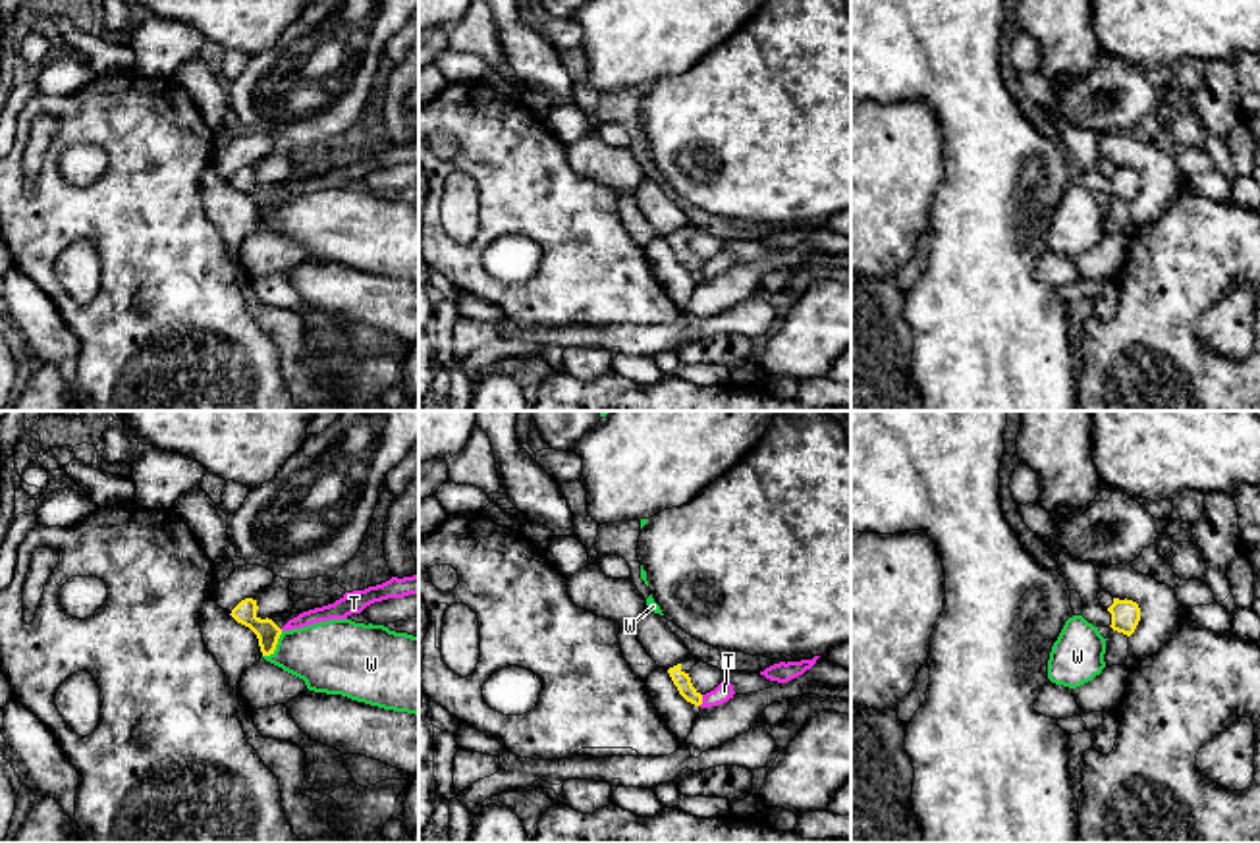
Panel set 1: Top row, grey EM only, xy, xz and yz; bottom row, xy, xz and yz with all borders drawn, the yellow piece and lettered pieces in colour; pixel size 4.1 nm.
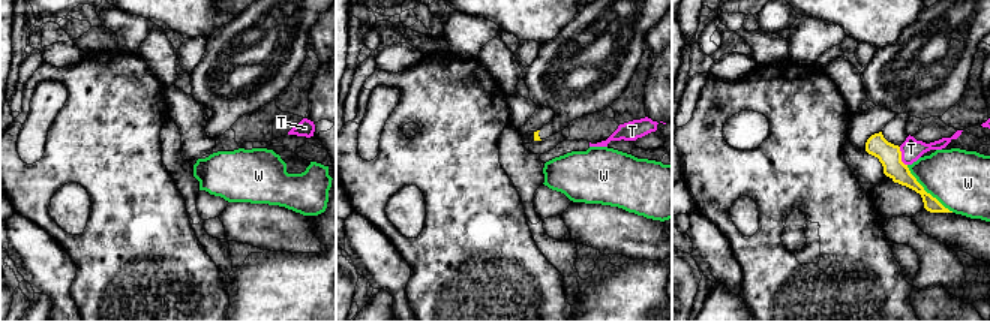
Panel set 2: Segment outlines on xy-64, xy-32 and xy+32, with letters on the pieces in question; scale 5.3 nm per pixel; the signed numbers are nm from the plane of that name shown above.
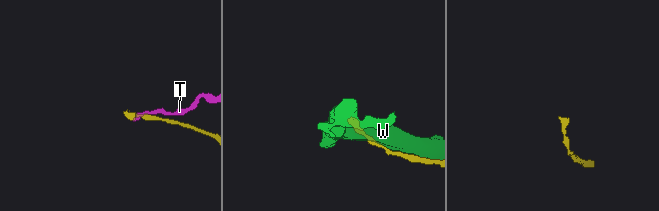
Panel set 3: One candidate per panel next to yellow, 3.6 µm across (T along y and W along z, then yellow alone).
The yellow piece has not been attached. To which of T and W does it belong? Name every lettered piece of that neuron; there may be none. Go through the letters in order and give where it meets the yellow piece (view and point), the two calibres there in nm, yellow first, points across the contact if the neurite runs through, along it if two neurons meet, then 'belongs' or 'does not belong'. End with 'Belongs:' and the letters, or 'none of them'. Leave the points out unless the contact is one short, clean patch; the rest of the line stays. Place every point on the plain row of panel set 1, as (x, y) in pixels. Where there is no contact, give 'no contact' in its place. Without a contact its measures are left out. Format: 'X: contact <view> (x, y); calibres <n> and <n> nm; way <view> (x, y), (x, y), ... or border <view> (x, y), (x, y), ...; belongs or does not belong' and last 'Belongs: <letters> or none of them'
T: contact xz (701, 269); calibres 70 and 80 nm; border xz (703, 263), (699, 272); does not belong
W: contact xy (274, 215); calibres 100 and 300 nm; does not belong
Belongs: none of them

